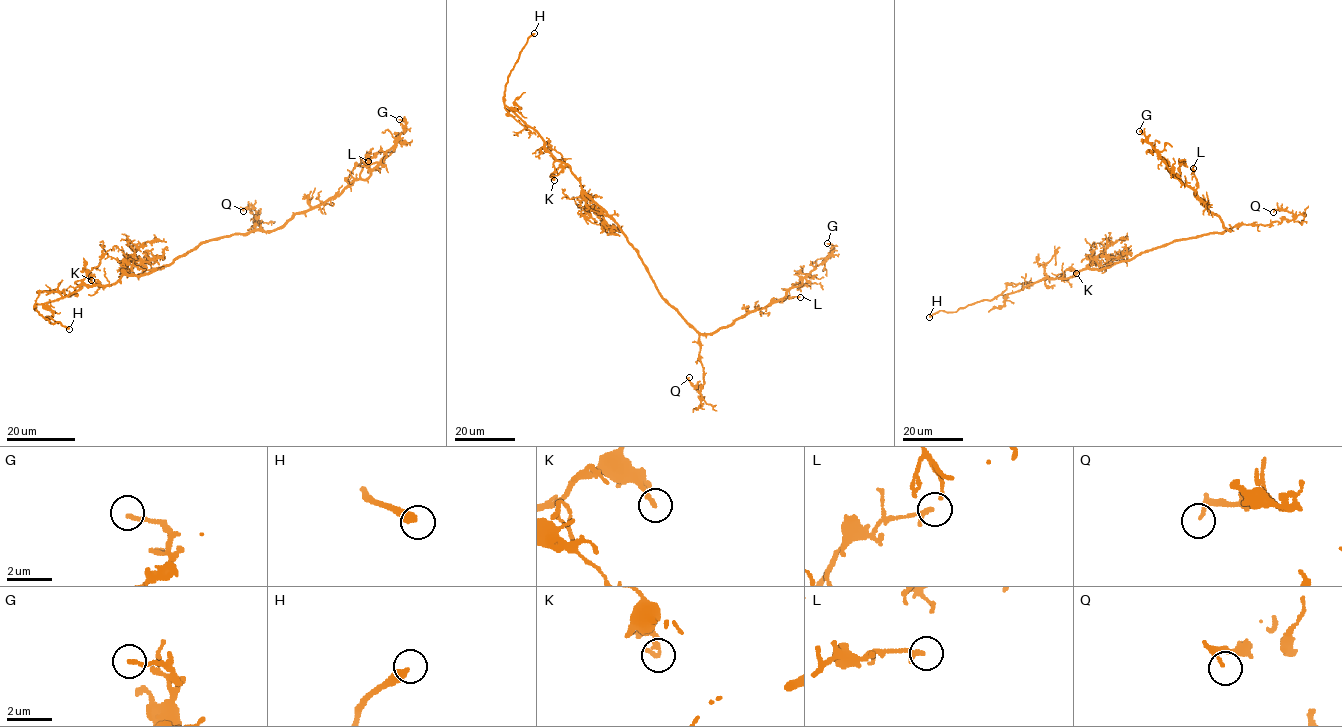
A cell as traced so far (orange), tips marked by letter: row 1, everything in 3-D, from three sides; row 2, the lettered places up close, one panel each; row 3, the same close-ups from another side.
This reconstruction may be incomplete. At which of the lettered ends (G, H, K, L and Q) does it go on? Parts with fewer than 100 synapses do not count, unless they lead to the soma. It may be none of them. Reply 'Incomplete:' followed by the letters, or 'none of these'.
Incomplete: H

